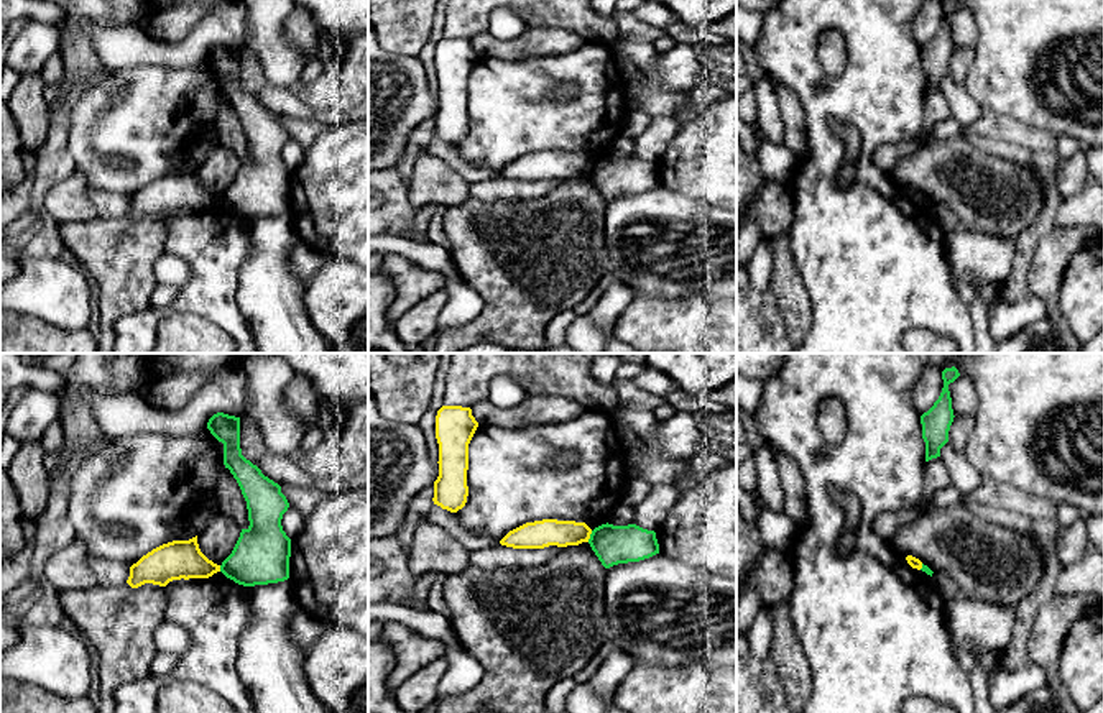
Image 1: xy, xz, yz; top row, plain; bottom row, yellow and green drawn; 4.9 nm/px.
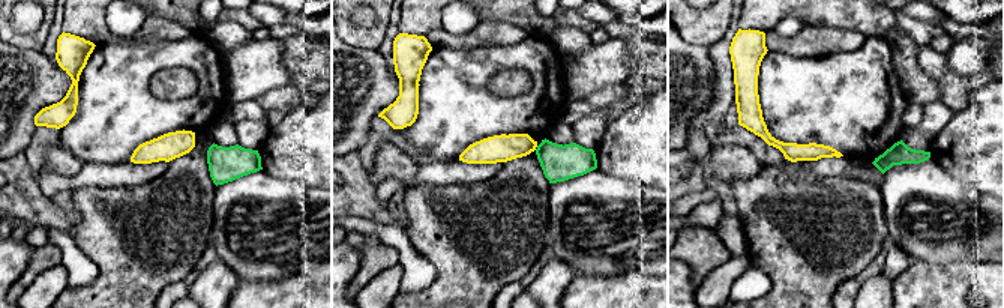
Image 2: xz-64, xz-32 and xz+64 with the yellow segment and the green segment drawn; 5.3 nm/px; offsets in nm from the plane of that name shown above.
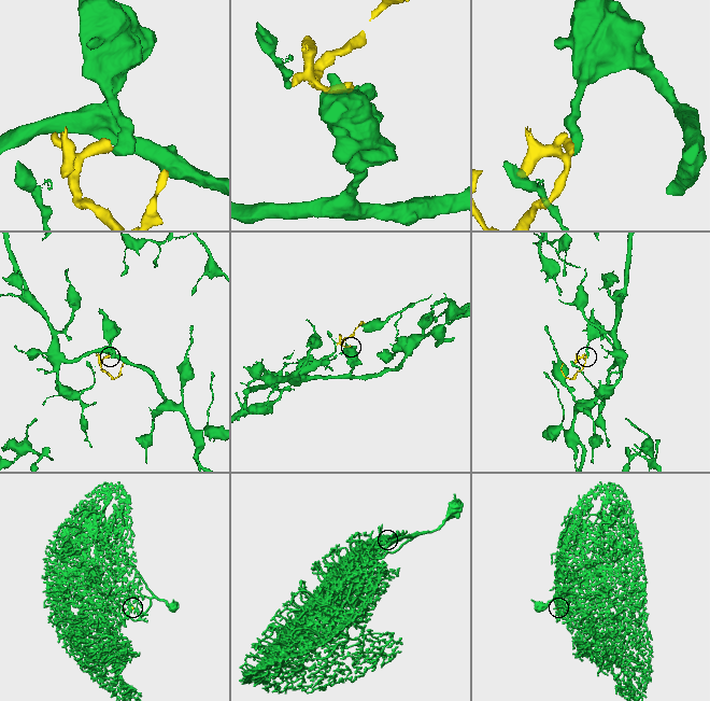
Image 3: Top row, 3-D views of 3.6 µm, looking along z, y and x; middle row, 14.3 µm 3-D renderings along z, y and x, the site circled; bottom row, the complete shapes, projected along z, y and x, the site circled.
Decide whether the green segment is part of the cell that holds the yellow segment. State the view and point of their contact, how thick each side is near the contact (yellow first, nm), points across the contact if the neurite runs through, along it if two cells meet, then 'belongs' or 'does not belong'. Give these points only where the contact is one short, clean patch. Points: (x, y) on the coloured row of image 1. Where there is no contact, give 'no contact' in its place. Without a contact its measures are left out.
xz (589, 536) | 140/190 nm | along xz (592, 531), (587, 541) | does not belong

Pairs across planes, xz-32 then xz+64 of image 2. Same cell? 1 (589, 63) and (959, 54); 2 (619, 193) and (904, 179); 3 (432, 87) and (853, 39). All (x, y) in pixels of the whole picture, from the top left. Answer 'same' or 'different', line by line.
1: same
2: same
3: different

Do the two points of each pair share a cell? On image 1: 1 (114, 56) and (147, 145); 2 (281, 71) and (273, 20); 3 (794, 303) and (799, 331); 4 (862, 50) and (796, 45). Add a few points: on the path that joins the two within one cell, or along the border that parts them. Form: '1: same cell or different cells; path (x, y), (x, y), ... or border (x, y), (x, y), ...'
1: different cells; border (156, 64), (137, 64), (110, 71)
2: same cell; path (280, 58), (273, 50), (273, 33)
3: same cell; path (796, 309), (798, 324)
4: same cell; path (849, 32), (839, 22), (819, 22), (814, 27)

